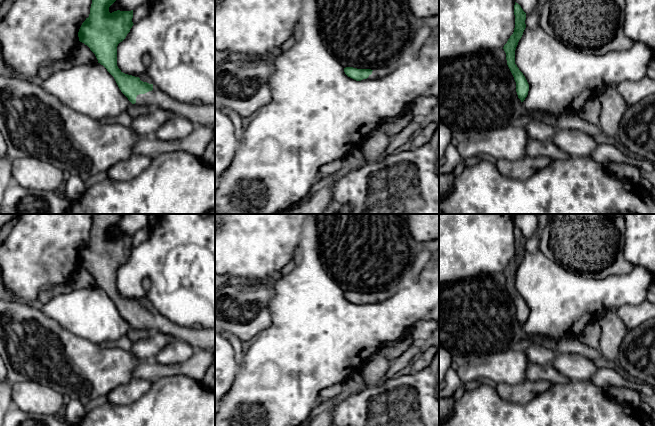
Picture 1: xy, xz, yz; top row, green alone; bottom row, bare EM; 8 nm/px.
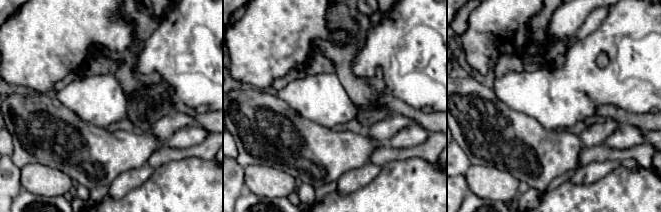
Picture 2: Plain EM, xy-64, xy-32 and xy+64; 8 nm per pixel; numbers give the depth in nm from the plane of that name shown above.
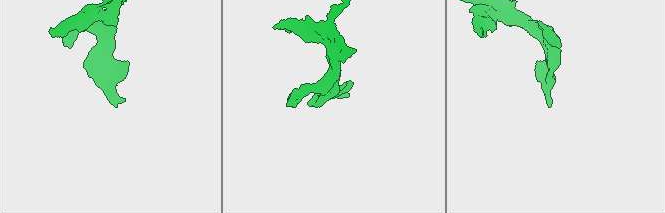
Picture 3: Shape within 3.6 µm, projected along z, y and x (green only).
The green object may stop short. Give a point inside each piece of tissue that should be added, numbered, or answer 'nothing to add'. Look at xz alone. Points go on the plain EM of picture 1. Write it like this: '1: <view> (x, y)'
1: xz (376, 297)

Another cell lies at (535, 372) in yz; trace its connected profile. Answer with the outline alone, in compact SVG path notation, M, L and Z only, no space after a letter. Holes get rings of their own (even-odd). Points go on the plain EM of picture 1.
M550 363L529 364L526 371L527 380L530 381L547 381L551 384L566 384L570 380L565 375L560 373Z

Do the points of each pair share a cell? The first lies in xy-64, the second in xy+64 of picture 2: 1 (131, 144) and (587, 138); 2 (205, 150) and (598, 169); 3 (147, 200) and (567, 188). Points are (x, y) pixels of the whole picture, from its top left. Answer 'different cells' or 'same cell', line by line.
1: different cells
2: different cells
3: same cell

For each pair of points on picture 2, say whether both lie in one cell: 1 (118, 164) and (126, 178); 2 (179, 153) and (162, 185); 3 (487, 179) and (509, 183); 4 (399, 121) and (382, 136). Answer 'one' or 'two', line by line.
1: two
2: two
3: one
4: one

